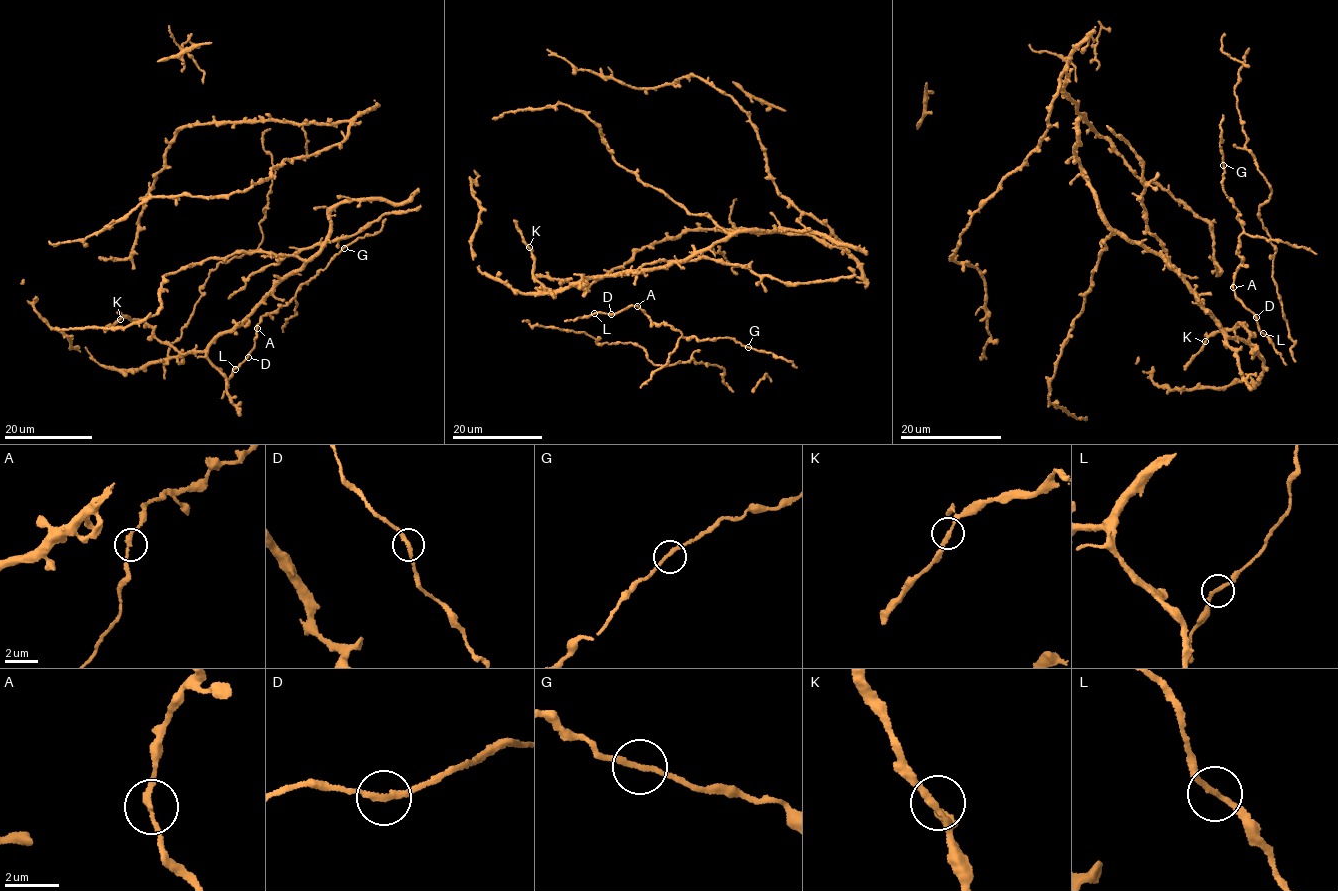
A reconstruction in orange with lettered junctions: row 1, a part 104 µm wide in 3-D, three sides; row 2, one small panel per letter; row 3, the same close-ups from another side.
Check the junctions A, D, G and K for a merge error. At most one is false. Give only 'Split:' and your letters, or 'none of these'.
Split: none of these

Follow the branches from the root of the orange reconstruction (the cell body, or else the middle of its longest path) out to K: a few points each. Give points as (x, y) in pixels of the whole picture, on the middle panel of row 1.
K: (740, 232), (660, 268), (591, 277), (545, 293), (542, 291), (545, 287), (534, 276), (533, 255), (529, 247)

